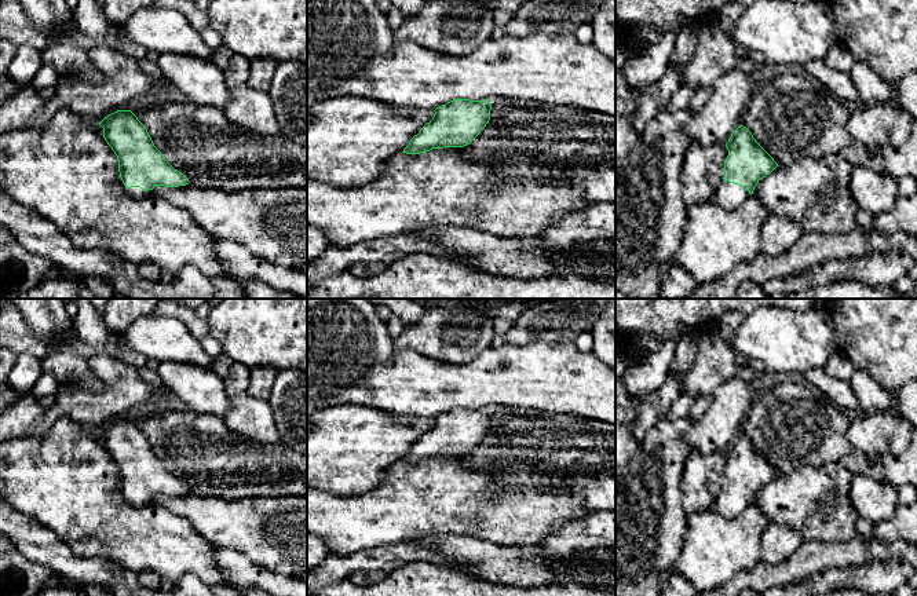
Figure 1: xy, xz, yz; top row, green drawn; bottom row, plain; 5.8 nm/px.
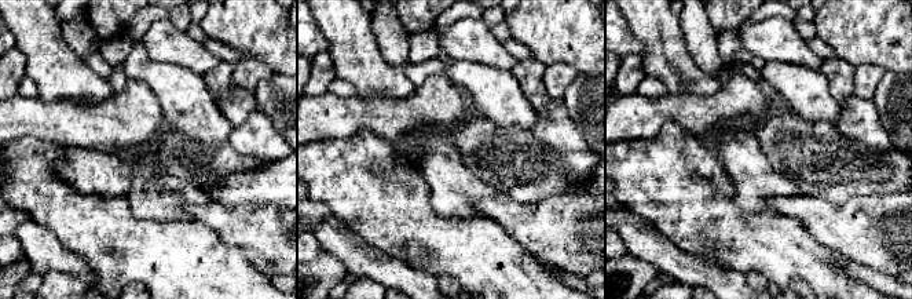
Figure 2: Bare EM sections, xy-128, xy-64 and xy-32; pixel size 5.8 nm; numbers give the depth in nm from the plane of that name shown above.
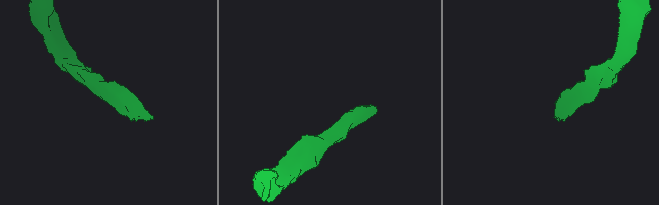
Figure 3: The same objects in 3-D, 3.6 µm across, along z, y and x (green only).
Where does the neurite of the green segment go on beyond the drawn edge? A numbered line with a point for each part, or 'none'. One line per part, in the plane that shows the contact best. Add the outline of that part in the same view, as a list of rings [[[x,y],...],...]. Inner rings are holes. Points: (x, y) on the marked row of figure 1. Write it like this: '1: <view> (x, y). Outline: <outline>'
1: yz (729, 196). Outline: [[[721,180],[717,190],[710,197],[710,201],[720,205],[724,209],[738,209],[750,197],[749,191],[744,187]]]

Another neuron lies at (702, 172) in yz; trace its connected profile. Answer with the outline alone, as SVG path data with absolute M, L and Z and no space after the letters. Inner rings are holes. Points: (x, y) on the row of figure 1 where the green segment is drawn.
M693 140L684 154L680 179L687 206L710 201L724 178L726 145L704 146Z

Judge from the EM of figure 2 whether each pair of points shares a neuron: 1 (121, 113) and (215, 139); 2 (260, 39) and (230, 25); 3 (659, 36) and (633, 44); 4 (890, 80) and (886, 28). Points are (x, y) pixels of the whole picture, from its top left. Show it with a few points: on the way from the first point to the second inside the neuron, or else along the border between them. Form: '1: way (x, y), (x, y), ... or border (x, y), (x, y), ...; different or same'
1: border (156, 94), (164, 127); different
2: way (253, 32), (246, 25), (237, 25); same
3: border (622, 14), (630, 31), (643, 44), (641, 54); different
4: border (885, 70), (897, 73); different

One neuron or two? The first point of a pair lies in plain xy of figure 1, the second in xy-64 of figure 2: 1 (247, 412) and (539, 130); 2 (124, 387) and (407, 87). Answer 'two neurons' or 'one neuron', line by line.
1: one neuron
2: two neurons

